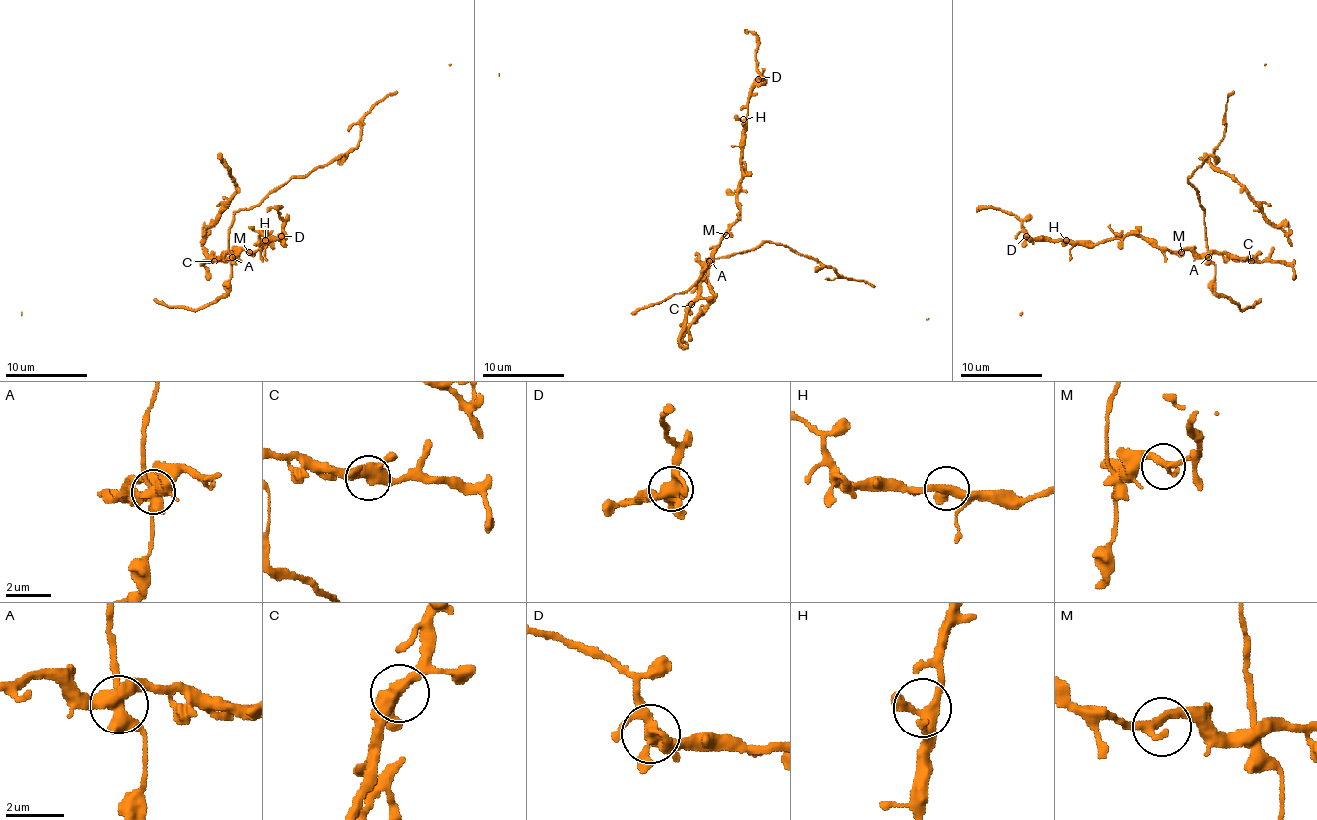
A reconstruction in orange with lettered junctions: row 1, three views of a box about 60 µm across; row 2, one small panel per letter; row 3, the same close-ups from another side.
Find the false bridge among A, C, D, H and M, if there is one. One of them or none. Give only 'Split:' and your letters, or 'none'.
Split: A

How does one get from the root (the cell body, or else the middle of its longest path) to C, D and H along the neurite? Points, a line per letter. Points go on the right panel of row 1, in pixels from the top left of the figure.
C: (1179, 250), (1194, 250), (1198, 255), (1223, 252), (1230, 257), (1246, 257), (1251, 261)
D: (1179, 250), (1151, 246), (1133, 234), (1107, 238), (1095, 244), (1030, 240), (1026, 236)
H: (1179, 250), (1151, 246), (1133, 234), (1107, 238), (1095, 244), (1072, 244), (1066, 240)

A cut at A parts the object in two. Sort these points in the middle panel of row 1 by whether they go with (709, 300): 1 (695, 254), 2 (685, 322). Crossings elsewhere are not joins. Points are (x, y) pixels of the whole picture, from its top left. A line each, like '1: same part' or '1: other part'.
1: same part
2: same part

